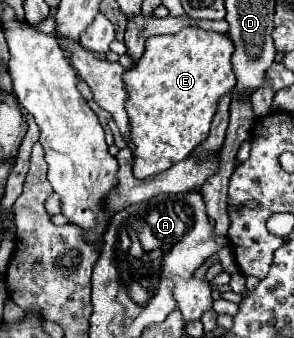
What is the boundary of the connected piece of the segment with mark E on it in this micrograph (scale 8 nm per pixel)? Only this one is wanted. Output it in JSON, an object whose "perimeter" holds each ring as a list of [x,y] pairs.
{"perimeter":[[[185,27],[175,35],[157,35],[147,39],[145,53],[133,65],[133,69],[123,75],[123,83],[127,87],[127,115],[131,125],[131,141],[135,145],[133,175],[137,179],[145,179],[169,169],[177,161],[183,161],[187,155],[191,155],[193,149],[199,147],[203,139],[207,139],[207,131],[217,111],[219,97],[235,87],[231,55],[233,43],[227,35],[205,31],[199,27]]]}

